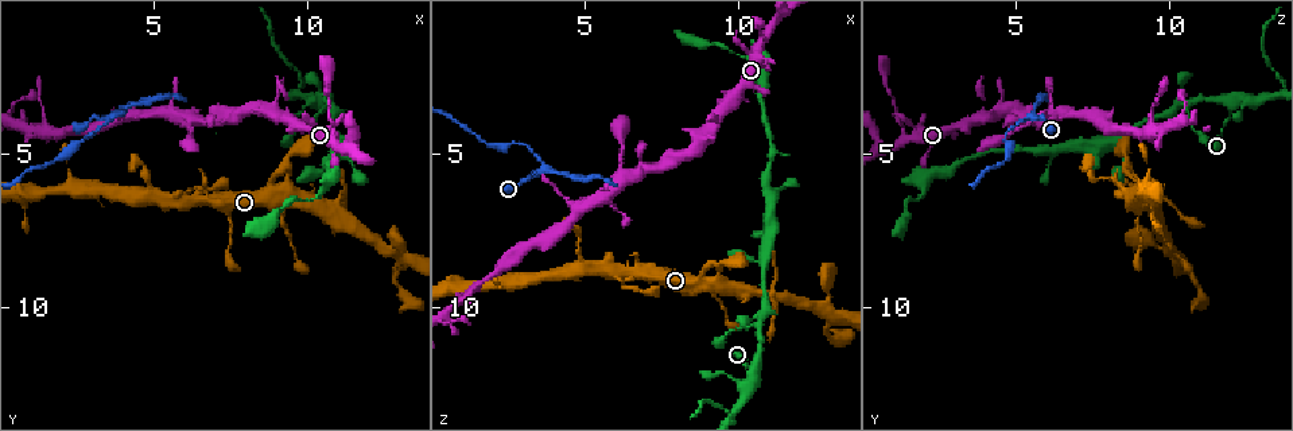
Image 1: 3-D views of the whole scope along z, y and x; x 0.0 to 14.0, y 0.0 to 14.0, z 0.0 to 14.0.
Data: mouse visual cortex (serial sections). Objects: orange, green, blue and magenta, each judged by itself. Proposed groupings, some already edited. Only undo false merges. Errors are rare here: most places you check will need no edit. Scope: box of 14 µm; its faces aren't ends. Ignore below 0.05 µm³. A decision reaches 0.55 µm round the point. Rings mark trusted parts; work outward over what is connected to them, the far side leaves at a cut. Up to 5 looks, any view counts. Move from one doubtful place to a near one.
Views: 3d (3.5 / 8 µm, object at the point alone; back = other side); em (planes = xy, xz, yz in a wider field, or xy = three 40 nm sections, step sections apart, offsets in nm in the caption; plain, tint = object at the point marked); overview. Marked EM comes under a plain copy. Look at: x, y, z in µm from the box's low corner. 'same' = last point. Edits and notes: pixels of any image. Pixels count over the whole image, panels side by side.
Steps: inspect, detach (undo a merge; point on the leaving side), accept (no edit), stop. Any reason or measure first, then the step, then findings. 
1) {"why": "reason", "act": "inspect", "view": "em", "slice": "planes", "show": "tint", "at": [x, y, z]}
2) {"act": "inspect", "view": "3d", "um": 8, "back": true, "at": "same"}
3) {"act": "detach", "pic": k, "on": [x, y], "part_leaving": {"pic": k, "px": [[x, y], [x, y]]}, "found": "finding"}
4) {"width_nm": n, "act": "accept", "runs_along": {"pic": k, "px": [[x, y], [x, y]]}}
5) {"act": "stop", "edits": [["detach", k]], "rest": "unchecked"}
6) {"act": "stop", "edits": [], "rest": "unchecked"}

{"why": "narrows sharply", "act": "inspect", "view": "em", "slice": "xy", "step": 3, "show": "tint", "at": [3.6, 3.8, 5.6]}

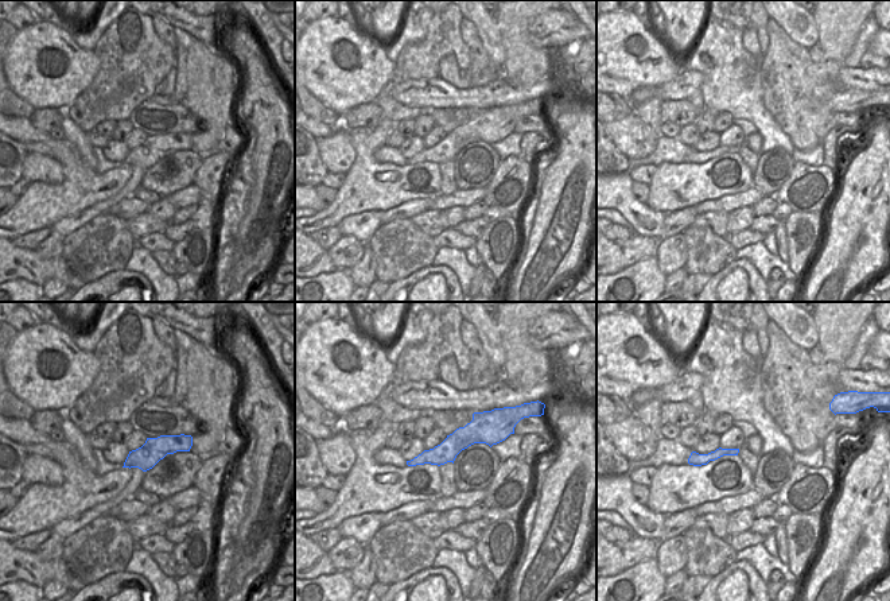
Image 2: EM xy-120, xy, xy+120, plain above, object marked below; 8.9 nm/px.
{"act": "inspect", "view": "3d", "um": 3.5, "at": "same"}

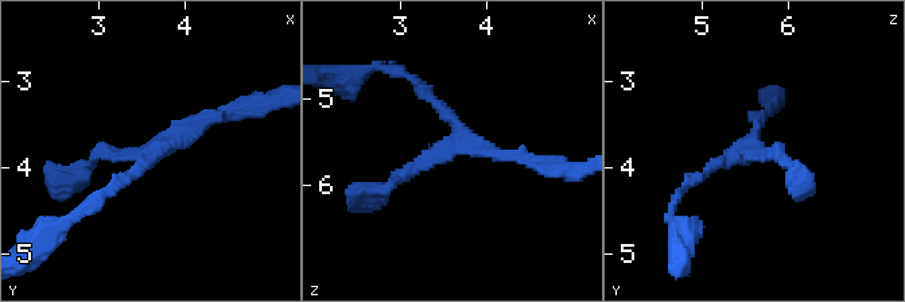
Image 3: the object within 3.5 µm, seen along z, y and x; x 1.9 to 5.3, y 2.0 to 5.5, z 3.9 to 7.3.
{"width_nm": 190, "act": "accept", "runs_along": {"pic": 3, "px": [[384, 190], [458, 139], [412, 80]]}, "found": "one cell here"}

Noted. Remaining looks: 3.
{"why": "three-way junction", "act": "inspect", "view": "3d", "um": 3.5, "at": [10.9, 4.0, 1.4]}

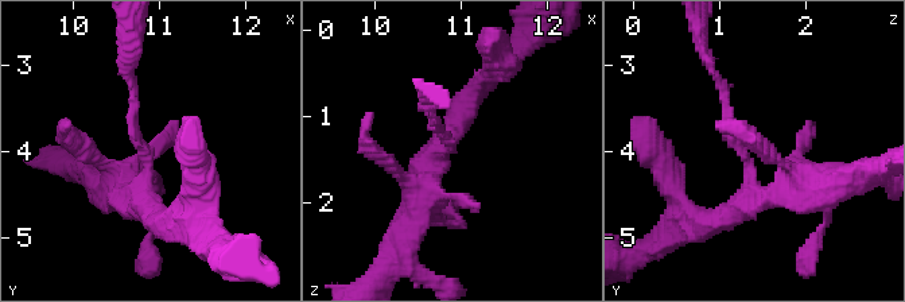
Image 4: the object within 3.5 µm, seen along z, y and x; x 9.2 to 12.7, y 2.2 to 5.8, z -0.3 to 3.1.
{"arms": 3, "arm_widths_nm": [100, 300, 300], "act": "inspect", "view": "em", "slice": "xy", "step": 1, "show": "tint", "at": [10.85, 4.05, 1.30]}

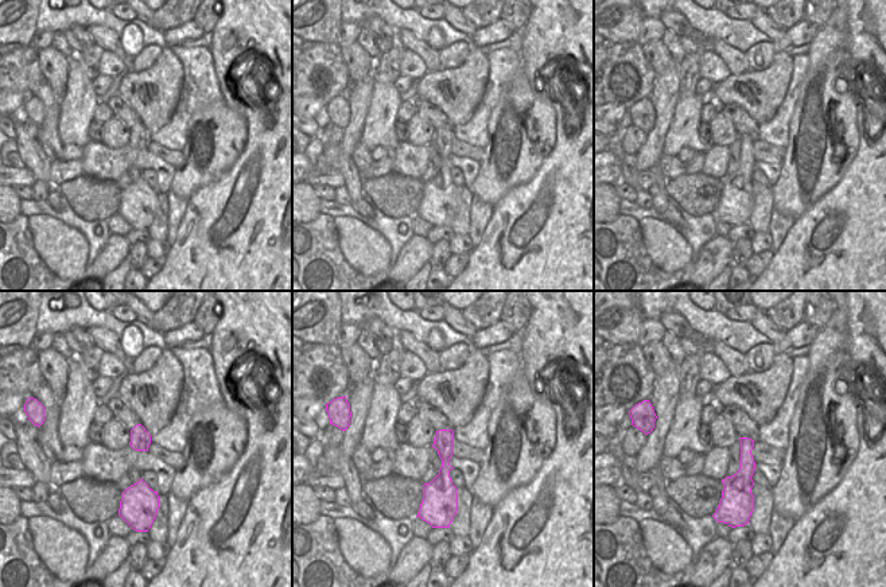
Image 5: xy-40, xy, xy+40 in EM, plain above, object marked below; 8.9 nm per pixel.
{"act": "accept", "runs_along": {"pic": 5, "px": [[449, 432], [445, 474], [435, 500]]}, "found": "continuous, no second cell"}

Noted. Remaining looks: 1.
{"act": "stop", "edits": [], "rest": "unchecked"}

